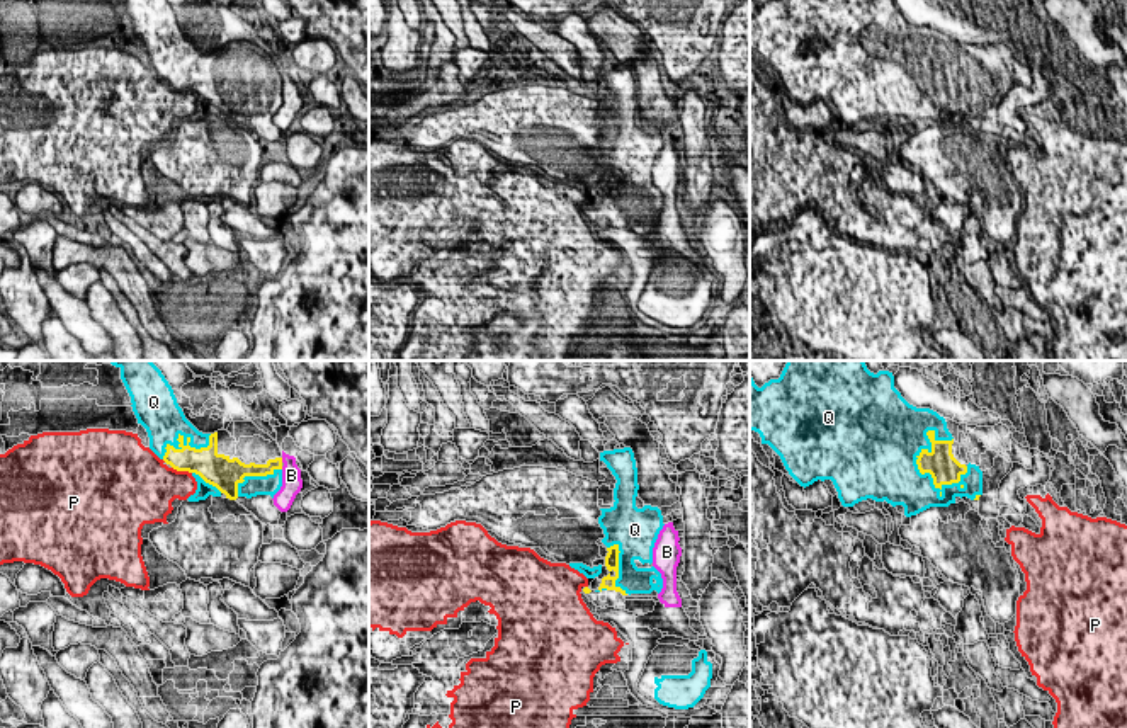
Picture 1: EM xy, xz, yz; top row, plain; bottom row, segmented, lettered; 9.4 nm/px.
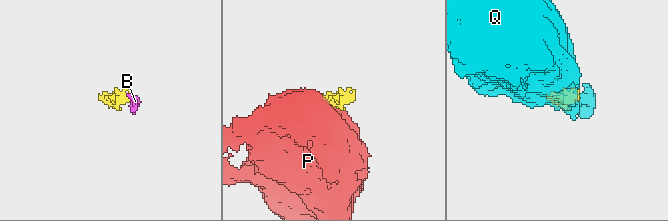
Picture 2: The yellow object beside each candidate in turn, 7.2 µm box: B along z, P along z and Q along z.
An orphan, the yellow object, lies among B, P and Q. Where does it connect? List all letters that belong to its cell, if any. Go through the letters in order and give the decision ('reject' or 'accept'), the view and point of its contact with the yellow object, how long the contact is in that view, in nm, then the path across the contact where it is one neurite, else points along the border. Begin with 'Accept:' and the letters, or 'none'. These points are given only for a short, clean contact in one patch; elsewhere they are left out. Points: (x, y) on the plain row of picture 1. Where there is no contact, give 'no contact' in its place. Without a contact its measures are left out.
Accept: Q
B: reject; meets yellow in xy at (281, 79); contact 50 nm long; border along xy (281, 77), (283, 80)
P: reject; meets yellow in xy at (182, 89); contact 200 nm long
Q: accept; meets yellow in yz at (917, 82); contact 650 nm long

